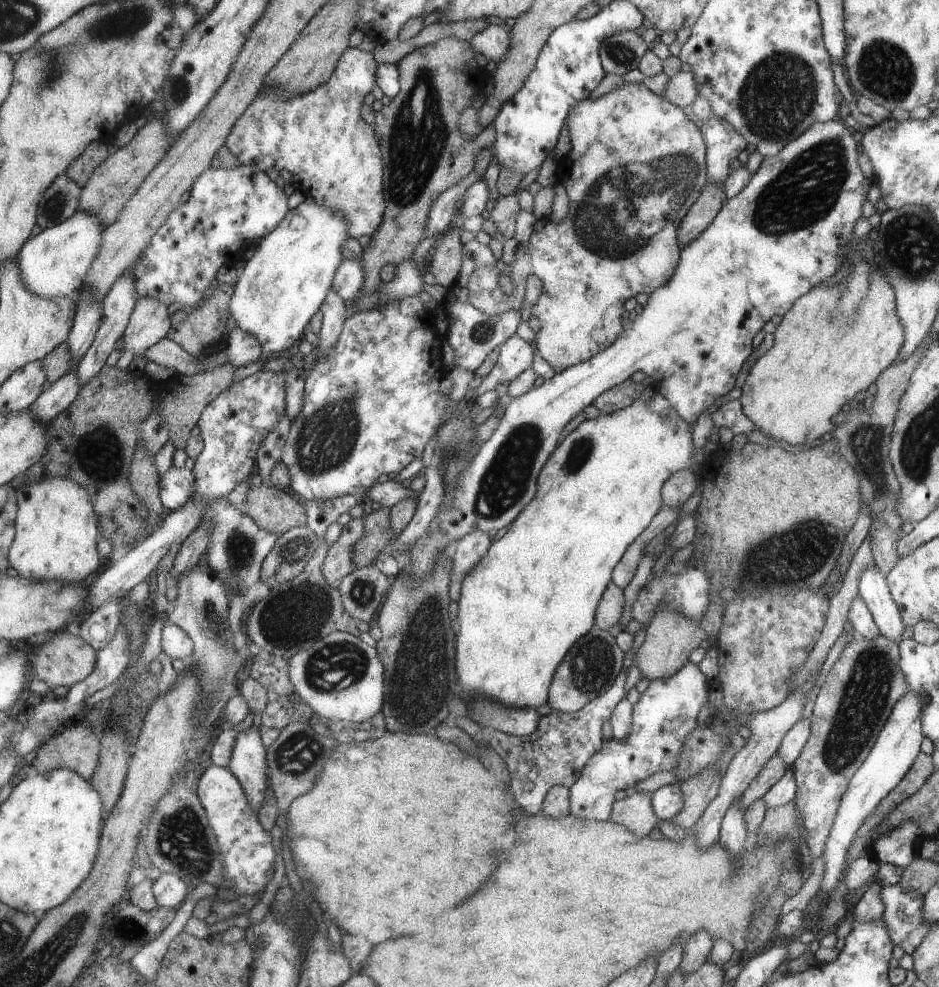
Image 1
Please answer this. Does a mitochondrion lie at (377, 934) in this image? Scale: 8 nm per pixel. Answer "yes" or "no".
no

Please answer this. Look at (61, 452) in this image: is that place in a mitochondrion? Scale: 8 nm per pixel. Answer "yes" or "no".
no

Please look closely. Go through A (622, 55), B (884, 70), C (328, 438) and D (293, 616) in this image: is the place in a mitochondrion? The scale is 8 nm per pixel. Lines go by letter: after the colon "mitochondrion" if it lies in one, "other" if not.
A: mitochondrion
B: mitochondrion
C: mitochondrion
D: mitochondrion

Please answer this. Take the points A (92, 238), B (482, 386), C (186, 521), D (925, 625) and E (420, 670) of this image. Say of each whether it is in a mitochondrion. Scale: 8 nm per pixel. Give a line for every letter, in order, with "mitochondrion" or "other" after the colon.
A: other
B: other
C: other
D: other
E: mitochondrion

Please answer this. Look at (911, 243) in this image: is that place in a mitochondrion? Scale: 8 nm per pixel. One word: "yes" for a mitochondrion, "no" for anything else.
yes

